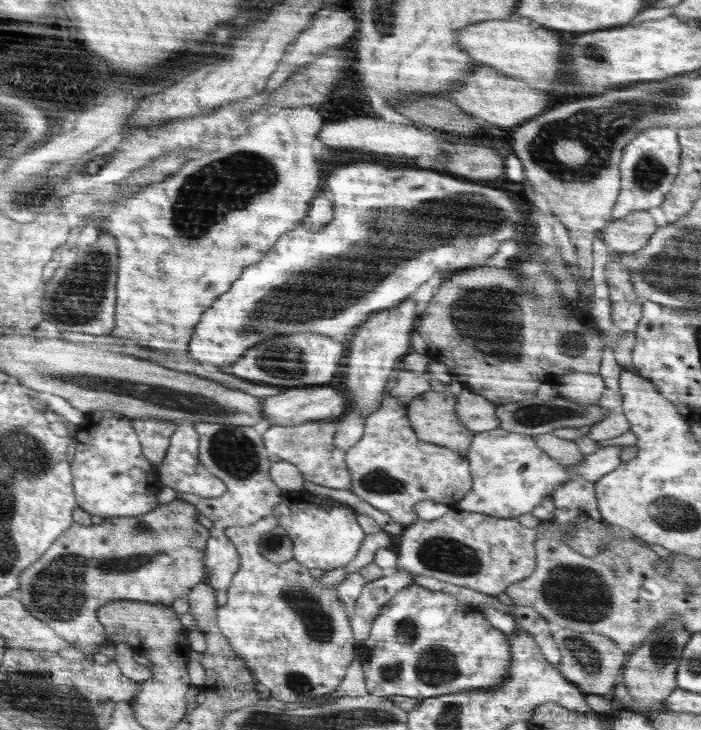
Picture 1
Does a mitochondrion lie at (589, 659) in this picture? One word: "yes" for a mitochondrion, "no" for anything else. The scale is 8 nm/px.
yes

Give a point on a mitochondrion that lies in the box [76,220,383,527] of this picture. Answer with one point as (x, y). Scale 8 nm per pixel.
(233, 452)

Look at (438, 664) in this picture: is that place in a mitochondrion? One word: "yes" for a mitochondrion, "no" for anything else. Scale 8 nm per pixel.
yes

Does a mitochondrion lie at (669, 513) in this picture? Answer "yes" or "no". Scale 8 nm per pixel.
yes

